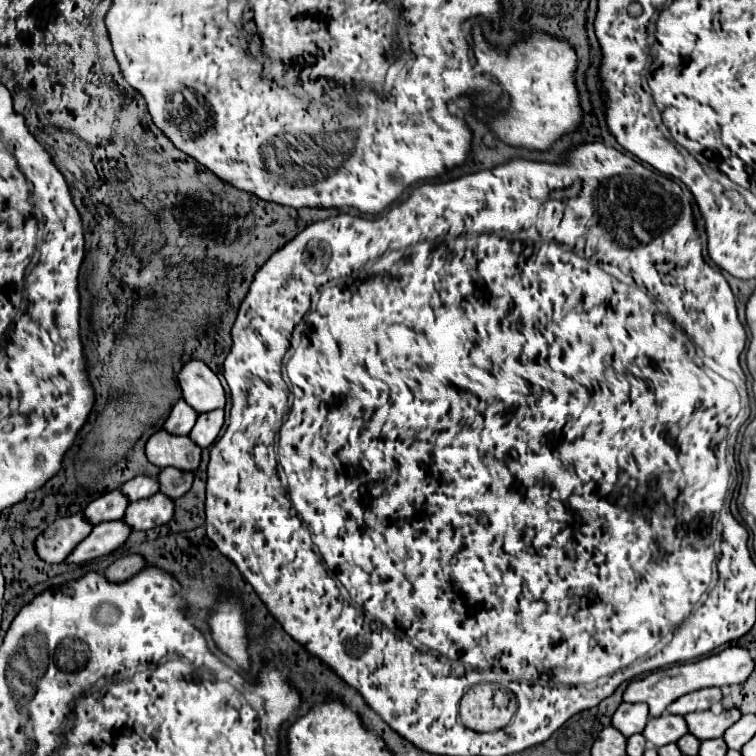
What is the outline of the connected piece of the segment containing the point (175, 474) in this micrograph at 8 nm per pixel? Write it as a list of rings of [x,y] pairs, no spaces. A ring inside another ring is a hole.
[[[166,467],[158,475],[160,491],[170,499],[182,497],[192,487],[192,481],[194,481],[192,473],[186,473],[186,471],[180,471],[180,469],[174,469],[174,467]]]

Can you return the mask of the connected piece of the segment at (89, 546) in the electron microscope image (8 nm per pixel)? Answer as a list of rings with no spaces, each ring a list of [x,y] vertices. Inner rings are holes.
[[[124,521],[100,523],[90,531],[90,535],[84,541],[80,541],[76,551],[72,549],[72,553],[64,559],[64,563],[86,563],[102,555],[108,555],[114,549],[118,549],[128,539],[130,533],[132,529]]]

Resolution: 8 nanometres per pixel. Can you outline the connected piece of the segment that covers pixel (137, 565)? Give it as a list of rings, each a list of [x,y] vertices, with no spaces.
[[[128,555],[128,557],[122,557],[122,559],[116,559],[106,571],[104,571],[104,577],[112,583],[122,583],[130,577],[134,577],[144,565],[144,559],[140,555]]]

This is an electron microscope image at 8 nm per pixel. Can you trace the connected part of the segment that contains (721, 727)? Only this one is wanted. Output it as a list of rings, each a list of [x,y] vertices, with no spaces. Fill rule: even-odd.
[[[736,709],[722,711],[720,715],[714,715],[712,711],[700,711],[700,713],[688,713],[684,719],[688,723],[688,731],[700,741],[706,741],[722,737],[726,729],[730,729],[740,719],[740,713]]]

